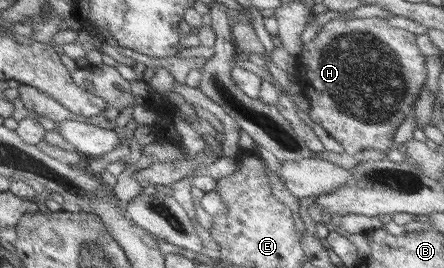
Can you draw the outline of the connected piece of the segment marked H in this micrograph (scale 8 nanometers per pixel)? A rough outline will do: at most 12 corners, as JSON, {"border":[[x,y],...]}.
{"border":[[324,24],[298,56],[310,118],[389,150],[427,78],[416,35]]}

